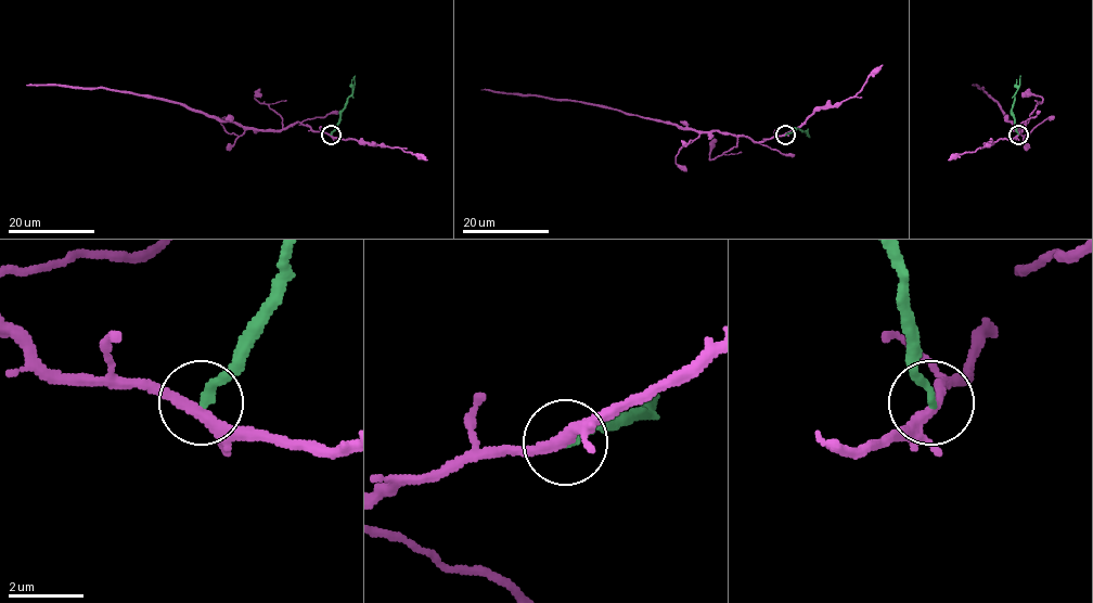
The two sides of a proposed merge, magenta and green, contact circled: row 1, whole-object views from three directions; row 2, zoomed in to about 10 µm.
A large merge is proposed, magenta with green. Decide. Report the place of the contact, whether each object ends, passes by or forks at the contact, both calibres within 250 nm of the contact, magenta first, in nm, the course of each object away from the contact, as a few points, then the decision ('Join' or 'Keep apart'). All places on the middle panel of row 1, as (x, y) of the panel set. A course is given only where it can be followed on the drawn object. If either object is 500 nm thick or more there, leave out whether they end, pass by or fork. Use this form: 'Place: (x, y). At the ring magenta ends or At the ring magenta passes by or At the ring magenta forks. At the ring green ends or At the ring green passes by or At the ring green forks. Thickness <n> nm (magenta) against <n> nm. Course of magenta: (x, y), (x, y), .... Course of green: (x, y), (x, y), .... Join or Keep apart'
Place: (785, 135). At the ring magenta passes by. At the ring green ends. Thickness 280 nm (magenta) against 240 nm. Course of magenta: (785, 135), (755, 141), (716, 130), (678, 127), (599, 105), (481, 89). Course of green: (785, 135), (798, 128), (810, 137). Keep apart

